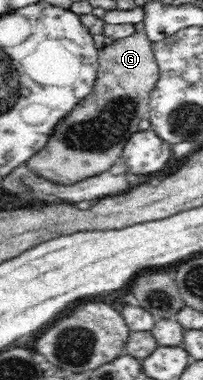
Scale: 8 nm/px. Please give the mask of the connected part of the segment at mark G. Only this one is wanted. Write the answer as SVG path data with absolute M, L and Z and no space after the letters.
M141 21L135 23L134 26L135 31L131 35L114 40L111 45L98 50L98 75L91 93L86 95L79 105L75 106L66 117L63 117L55 125L53 135L47 139L43 149L40 149L39 153L35 153L35 157L25 161L24 165L27 165L35 175L47 177L47 179L63 183L63 185L73 185L77 181L83 181L87 177L107 171L121 157L121 151L123 151L127 139L140 131L139 122L149 118L150 91L153 91L156 86L160 72L144 23Z

